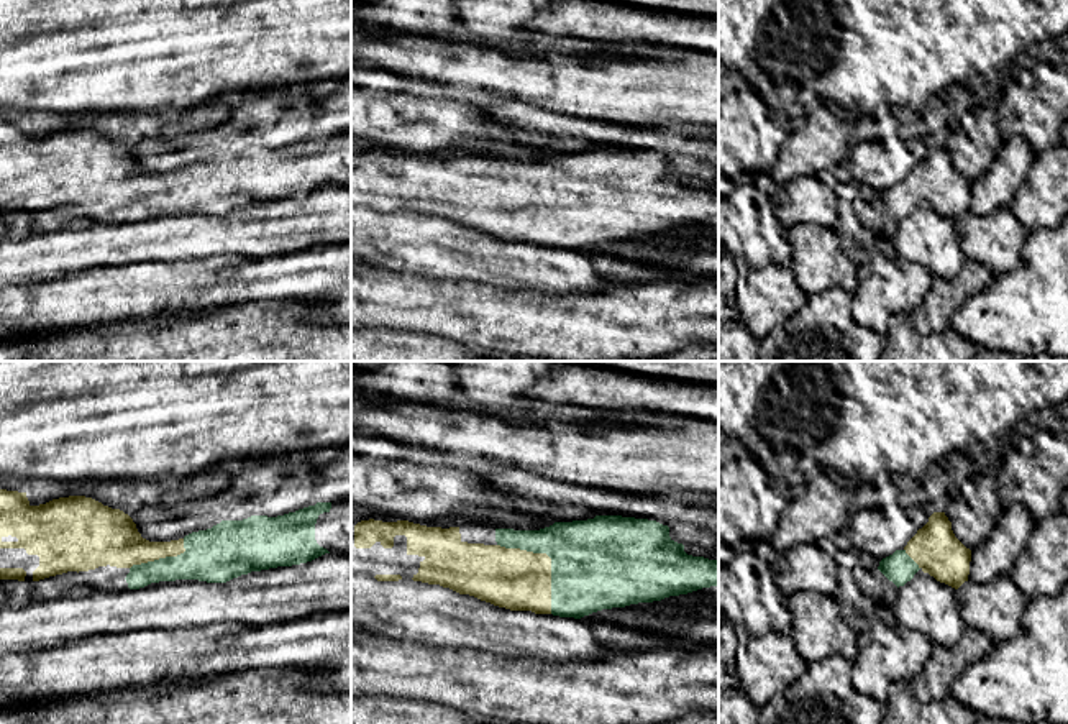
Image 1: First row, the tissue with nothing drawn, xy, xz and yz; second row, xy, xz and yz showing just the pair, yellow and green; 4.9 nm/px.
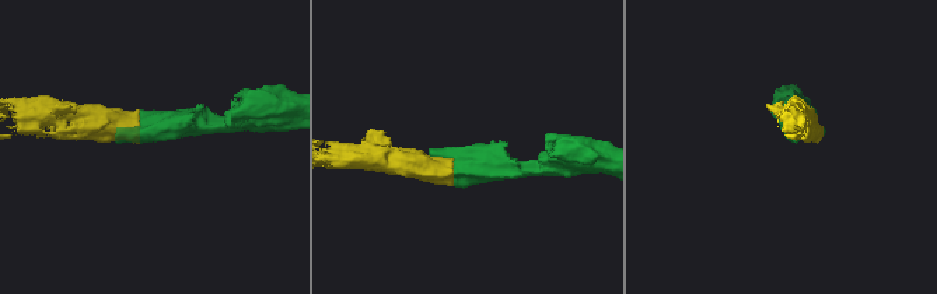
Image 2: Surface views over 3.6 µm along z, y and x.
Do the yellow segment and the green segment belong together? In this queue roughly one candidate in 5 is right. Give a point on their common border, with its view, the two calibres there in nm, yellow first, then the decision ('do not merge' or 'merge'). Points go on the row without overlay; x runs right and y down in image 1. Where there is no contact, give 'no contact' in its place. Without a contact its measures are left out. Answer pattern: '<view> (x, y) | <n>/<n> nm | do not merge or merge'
xz (550, 192) | 300/440 nm | merge

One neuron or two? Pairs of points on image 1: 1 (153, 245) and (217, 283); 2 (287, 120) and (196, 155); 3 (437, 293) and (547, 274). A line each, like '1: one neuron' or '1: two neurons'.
1: two neurons
2: one neuron
3: two neurons

